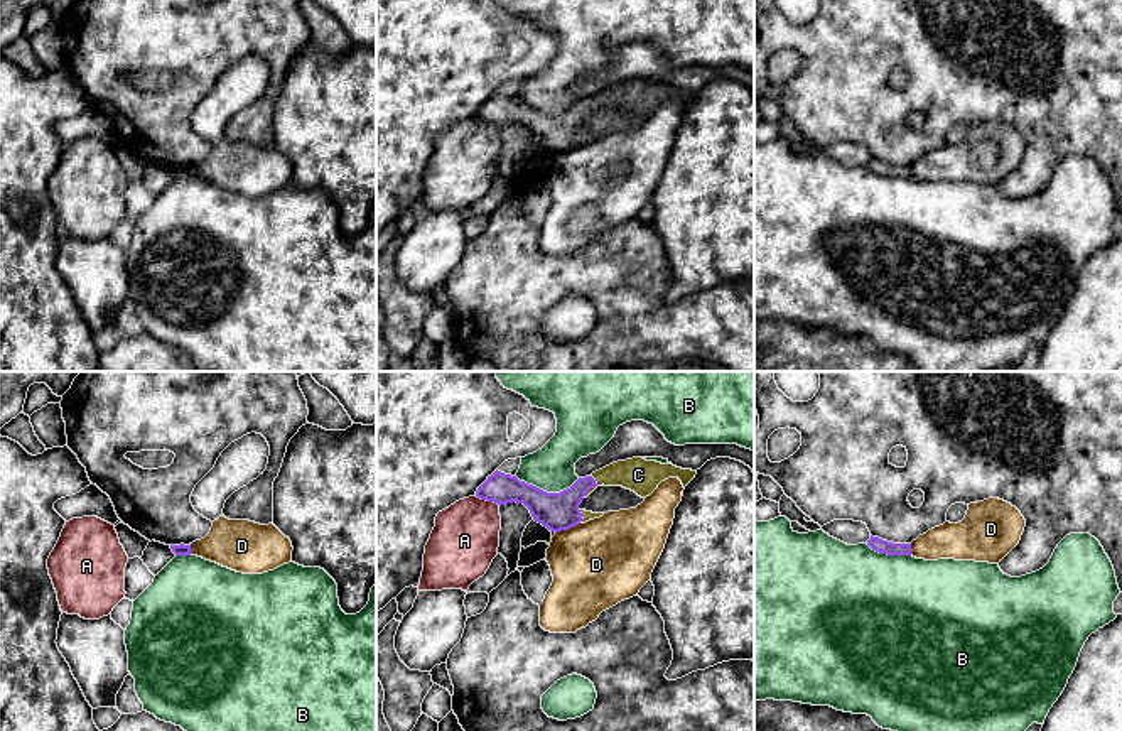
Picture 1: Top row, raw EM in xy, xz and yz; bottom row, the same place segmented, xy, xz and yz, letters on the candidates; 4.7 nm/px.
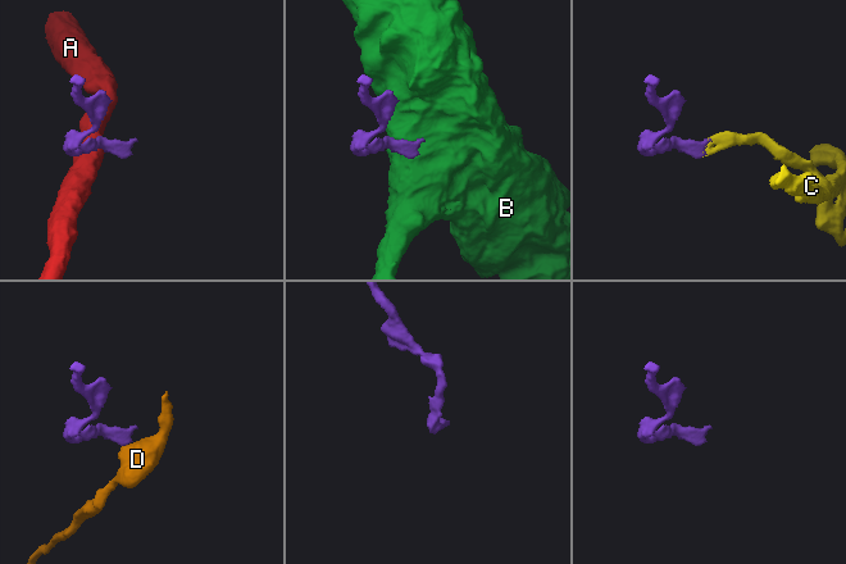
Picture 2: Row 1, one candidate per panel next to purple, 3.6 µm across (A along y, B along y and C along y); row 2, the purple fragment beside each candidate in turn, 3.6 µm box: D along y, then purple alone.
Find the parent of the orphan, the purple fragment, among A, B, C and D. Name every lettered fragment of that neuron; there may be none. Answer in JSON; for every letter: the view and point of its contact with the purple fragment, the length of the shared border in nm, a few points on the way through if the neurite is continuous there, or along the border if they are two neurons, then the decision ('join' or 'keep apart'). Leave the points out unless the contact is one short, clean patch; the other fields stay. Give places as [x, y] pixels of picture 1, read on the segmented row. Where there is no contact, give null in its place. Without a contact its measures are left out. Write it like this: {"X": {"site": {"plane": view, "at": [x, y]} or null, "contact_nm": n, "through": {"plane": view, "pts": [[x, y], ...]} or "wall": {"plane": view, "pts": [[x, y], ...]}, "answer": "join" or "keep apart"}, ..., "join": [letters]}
{"A": {"site": {"plane": "xz", "at": [488, 500]}, "contact_nm": 140, "wall": {"plane": "xz", "pts": [[474, 495], [500, 505]]}, "answer": "keep apart"}, "B": {"site": {"plane": "xz", "at": [545, 492]}, "contact_nm": 320, "wall": {"plane": "xz", "pts": [[515, 476], [547, 492], [562, 492], [579, 478]]}, "answer": "keep apart"}, "C": {"site": {"plane": "xz", "at": [593, 487]}, "contact_nm": 120, "through": {"plane": "xz", "pts": [[557, 512], [581, 488], [593, 487], [603, 476], [638, 475]]}, "answer": "join"}, "D": {"site": {"plane": "xz", "at": [567, 529]}, "contact_nm": 130, "wall": {"plane": "xz", "pts": [[579, 522], [555, 534]]}, "answer": "keep apart"}, "join": ["C"]}

